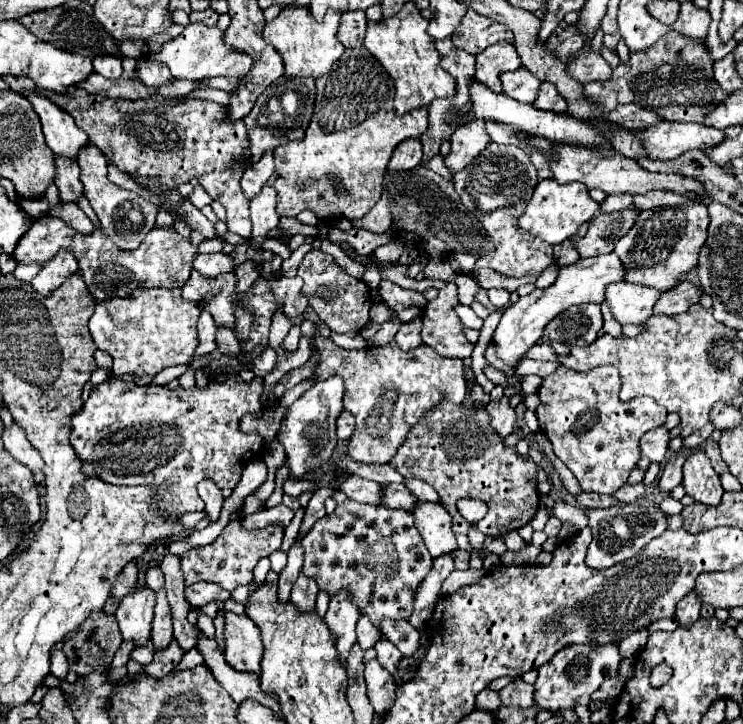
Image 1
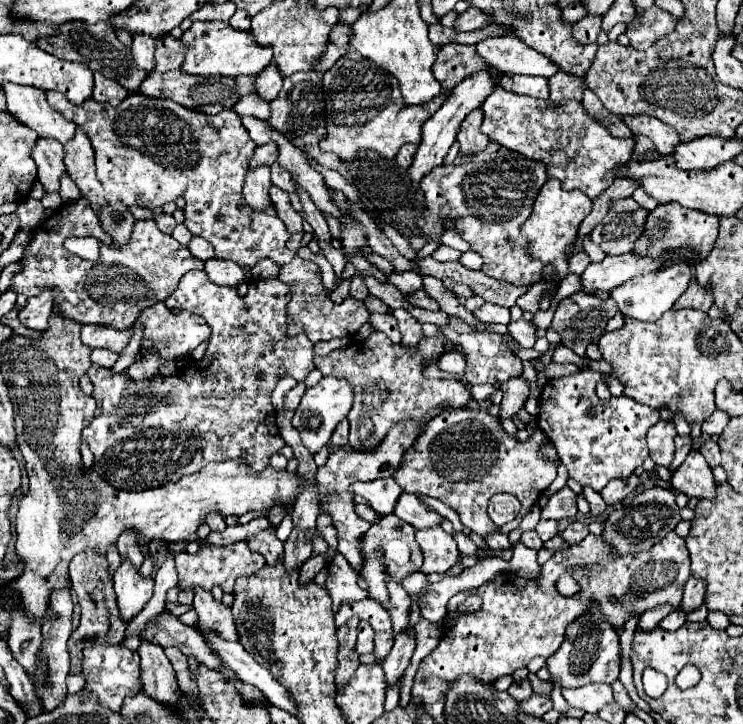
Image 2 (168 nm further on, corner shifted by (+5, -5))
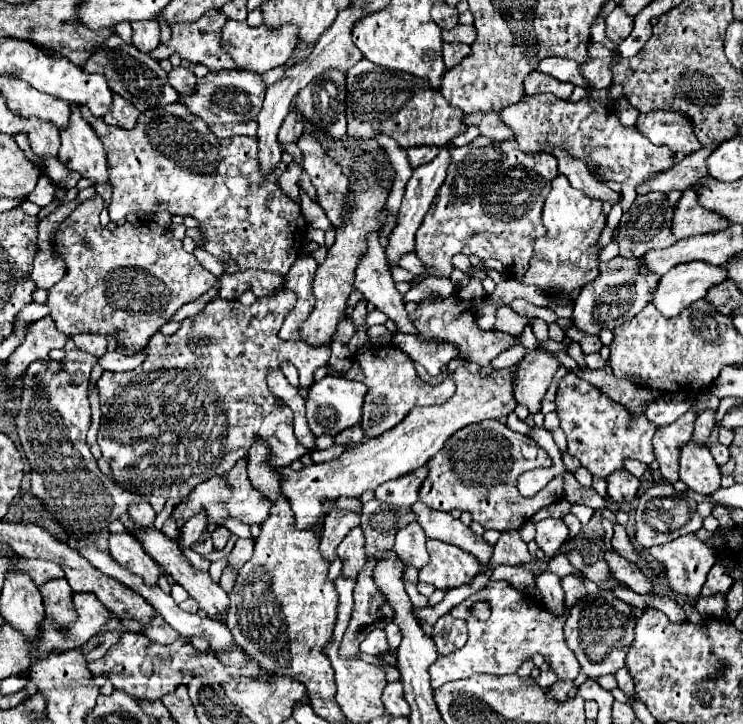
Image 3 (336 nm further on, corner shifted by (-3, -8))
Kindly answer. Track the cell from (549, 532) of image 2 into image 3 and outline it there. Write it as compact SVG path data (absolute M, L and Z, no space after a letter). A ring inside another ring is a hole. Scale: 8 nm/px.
M544 518L536 522L536 544L546 554L546 558L552 558L568 540L568 526L562 518Z

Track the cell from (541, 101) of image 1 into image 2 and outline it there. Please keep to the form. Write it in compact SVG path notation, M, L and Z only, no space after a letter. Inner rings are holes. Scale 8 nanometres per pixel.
M560 69L556 75L550 77L550 89L552 89L550 101L556 101L556 103L560 103L562 99L582 101L584 87L586 87L584 77L578 77Z

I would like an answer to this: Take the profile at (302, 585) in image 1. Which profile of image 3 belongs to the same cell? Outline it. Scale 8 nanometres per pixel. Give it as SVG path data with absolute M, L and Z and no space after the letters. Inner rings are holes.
M332 510L328 514L328 518L324 520L322 540L320 540L320 554L328 562L334 562L336 548L338 548L340 540L344 540L348 530L358 526L358 524L360 524L360 516L358 514L354 514L350 510Z

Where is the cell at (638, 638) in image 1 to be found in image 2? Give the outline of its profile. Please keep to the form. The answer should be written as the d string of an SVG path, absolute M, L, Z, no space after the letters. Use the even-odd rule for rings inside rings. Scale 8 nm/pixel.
M666 605L666 609L662 609L662 607L654 607L654 609L650 609L650 611L646 611L646 613L640 617L638 627L644 629L644 631L650 631L650 629L654 629L666 615L670 615L672 611L682 611L682 605L678 605L676 609L674 609L672 605Z

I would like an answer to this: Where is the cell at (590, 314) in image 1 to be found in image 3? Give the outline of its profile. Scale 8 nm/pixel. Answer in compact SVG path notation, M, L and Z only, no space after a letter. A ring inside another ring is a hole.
M616 256L610 262L600 264L600 276L588 282L574 300L572 320L578 332L598 336L602 328L614 330L626 318L630 320L632 316L636 316L650 302L650 292L656 288L660 276L648 274L640 264L642 262L638 258L622 258L622 256Z

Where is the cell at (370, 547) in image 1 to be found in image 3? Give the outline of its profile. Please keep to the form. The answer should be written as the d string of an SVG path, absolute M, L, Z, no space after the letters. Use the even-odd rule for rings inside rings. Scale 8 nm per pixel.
M416 522L404 526L396 534L394 552L404 562L404 566L412 566L418 570L418 568L424 568L428 564L430 556L426 550L426 534L422 532L422 528Z

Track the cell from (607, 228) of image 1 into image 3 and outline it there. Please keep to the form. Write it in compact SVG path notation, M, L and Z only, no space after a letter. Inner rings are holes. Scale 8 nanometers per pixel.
M650 192L650 194L638 196L636 202L630 206L630 210L624 212L624 216L618 224L616 244L620 248L620 256L638 258L638 256L644 256L648 250L668 248L672 242L676 242L676 238L672 238L672 232L670 232L672 212L674 212L674 208L666 202L666 194Z

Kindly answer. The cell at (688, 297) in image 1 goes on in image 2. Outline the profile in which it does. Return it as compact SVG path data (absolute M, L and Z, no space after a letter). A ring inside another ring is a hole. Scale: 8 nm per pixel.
M690 281L688 289L676 301L676 309L678 307L692 307L692 309L698 309L698 311L708 311L712 305L714 305L712 291L702 287L698 281Z

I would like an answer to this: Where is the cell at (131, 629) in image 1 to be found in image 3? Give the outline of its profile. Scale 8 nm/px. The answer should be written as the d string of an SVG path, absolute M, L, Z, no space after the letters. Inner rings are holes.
M130 532L112 534L110 552L122 568L128 568L128 572L140 576L144 580L144 584L158 586L158 578L162 576L160 566L140 548L138 540Z

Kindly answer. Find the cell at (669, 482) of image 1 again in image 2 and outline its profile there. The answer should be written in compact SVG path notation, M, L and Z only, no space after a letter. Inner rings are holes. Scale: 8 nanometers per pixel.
M678 435L676 437L676 453L674 453L674 461L672 461L672 469L670 471L674 471L676 467L680 467L684 463L686 455L692 451L692 445L694 445L694 441L692 441L690 435L686 435L686 437Z

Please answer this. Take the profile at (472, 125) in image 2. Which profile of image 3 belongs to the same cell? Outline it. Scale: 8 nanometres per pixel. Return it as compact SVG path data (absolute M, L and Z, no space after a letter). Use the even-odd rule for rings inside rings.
M488 112L488 114L478 116L478 122L474 126L480 130L482 136L486 136L490 140L496 140L496 142L512 138L512 132L502 124L502 120L496 112Z

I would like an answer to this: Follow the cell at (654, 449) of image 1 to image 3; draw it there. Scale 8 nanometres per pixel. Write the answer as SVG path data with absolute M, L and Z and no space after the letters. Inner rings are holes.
M688 410L684 416L680 416L676 422L668 426L660 426L654 434L654 452L656 460L660 464L660 472L668 482L678 480L678 458L680 458L680 448L690 440L692 428L694 428L696 414Z

